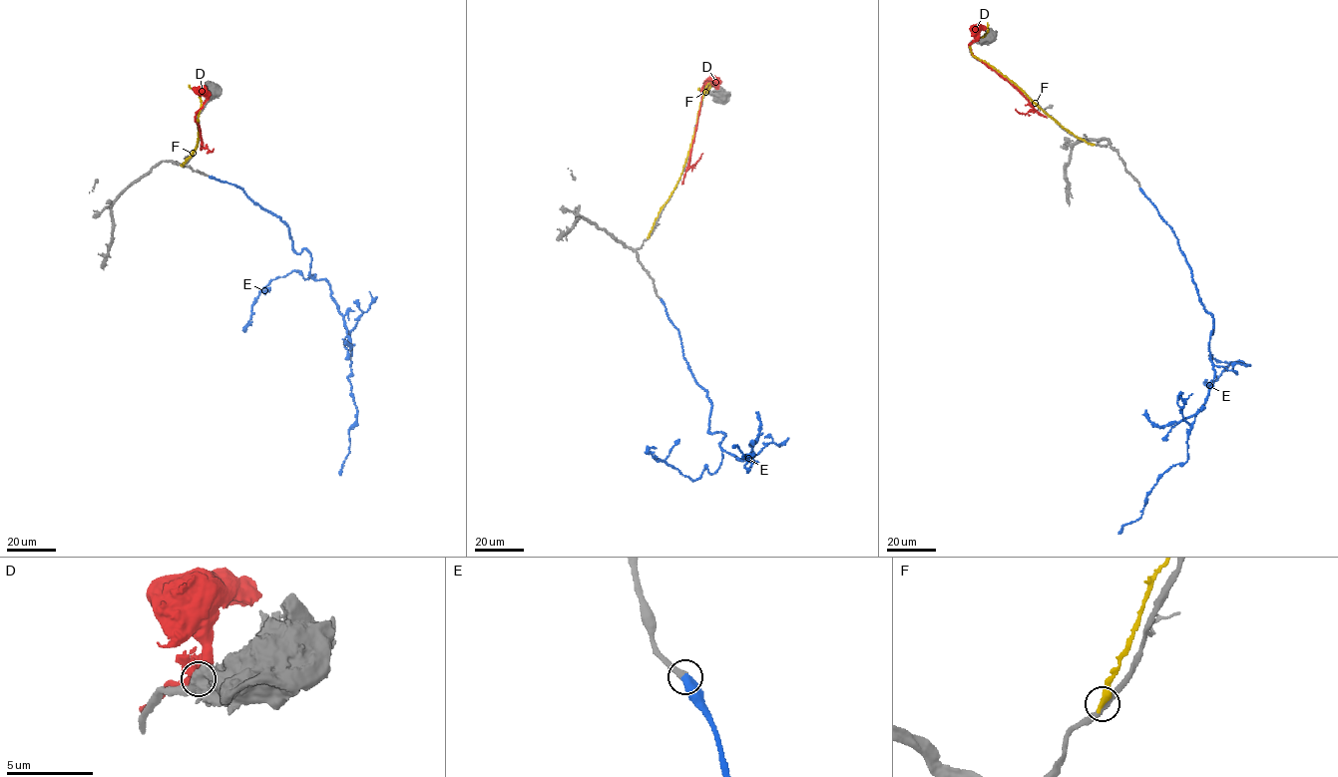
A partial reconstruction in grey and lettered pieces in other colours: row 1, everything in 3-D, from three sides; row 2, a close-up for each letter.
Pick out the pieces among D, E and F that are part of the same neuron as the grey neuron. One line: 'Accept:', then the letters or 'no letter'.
Accept: E

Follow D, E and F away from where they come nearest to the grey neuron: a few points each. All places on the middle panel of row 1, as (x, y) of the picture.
D: (716, 87), (708, 82), (702, 89), (686, 169), (702, 154)
E: (661, 298), (706, 392), (708, 431), (750, 460), (747, 472), (754, 455), (733, 445)
F: (648, 237), (661, 208), (679, 180), (704, 90), (710, 85), (705, 93), (698, 88)

